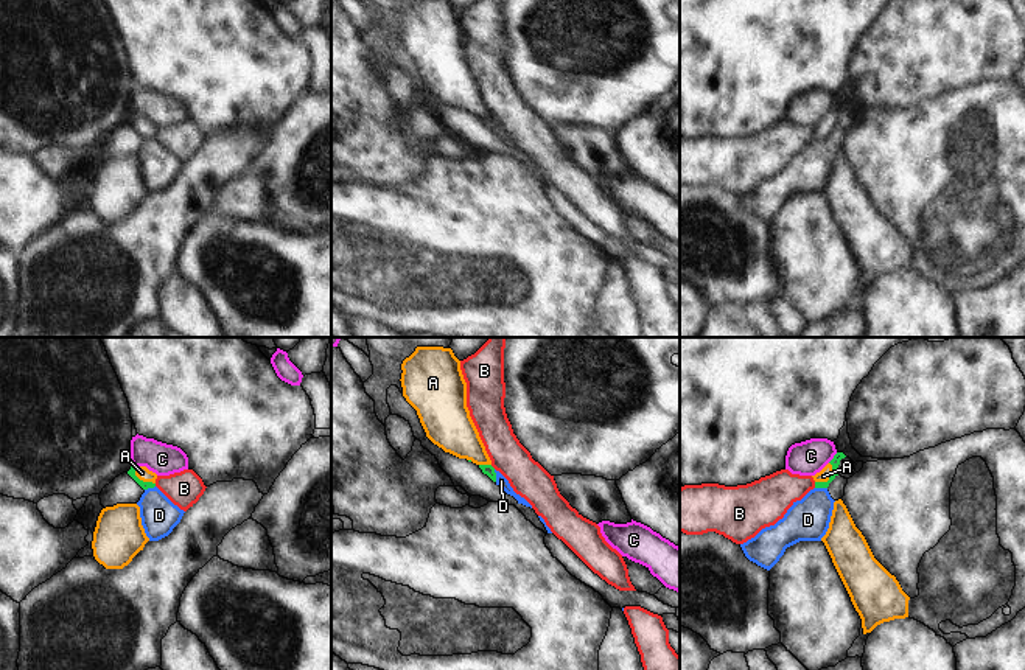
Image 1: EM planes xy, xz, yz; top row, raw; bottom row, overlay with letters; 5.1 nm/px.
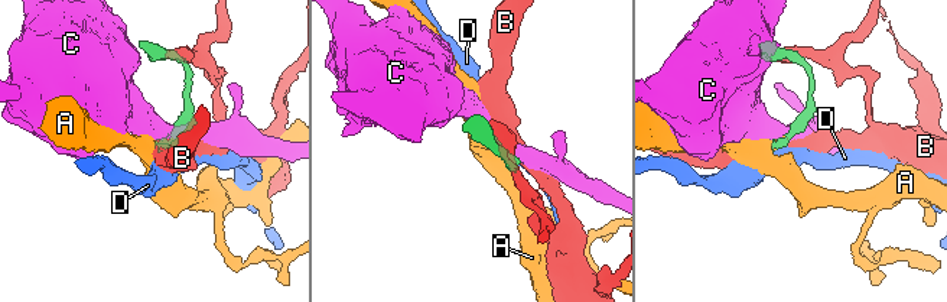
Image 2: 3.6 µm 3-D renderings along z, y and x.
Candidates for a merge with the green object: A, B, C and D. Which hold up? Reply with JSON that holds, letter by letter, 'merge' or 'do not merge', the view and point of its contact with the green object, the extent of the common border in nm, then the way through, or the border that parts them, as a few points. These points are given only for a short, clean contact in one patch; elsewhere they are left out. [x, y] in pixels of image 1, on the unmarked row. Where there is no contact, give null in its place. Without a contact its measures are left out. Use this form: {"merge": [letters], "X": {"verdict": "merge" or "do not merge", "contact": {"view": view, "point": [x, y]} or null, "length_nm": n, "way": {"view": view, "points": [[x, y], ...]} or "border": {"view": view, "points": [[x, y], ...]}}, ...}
{"merge": ["A"], "A": {"verdict": "merge", "contact": {"view": "yz", "point": [829, 129]}, "length_nm": 130, "way": {"view": "yz", "points": [[839, 108], [829, 129], [823, 128]]}}, "B": {"verdict": "do not merge", "contact": {"view": "yz", "point": [815, 137]}, "length_nm": 30}, "C": {"verdict": "do not merge", "contact": {"view": "yz", "point": [834, 109]}, "length_nm": 80}, "D": {"verdict": "do not merge", "contact": {"view": "xz", "point": [495, 128]}, "length_nm": 70, "border": {"view": "xz", "points": [[493, 122], [496, 132]]}}}

